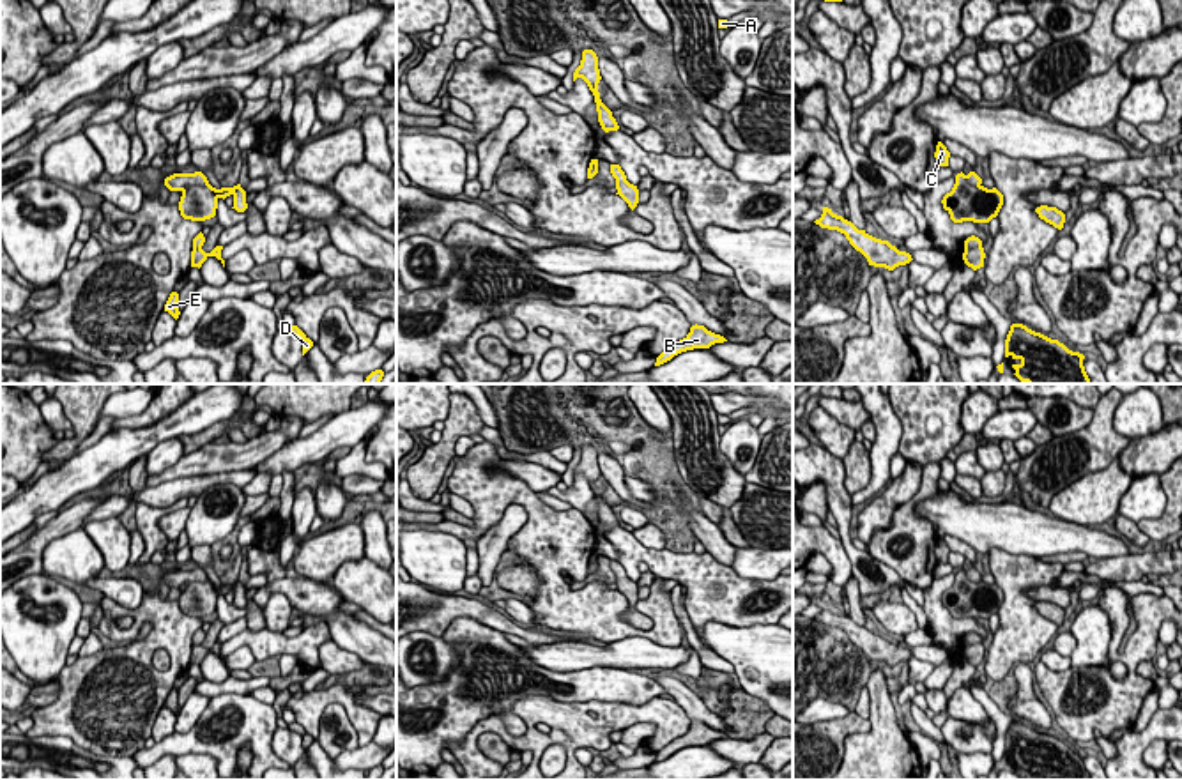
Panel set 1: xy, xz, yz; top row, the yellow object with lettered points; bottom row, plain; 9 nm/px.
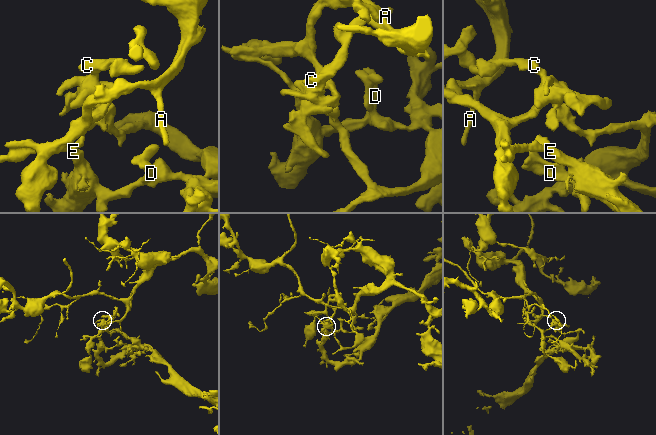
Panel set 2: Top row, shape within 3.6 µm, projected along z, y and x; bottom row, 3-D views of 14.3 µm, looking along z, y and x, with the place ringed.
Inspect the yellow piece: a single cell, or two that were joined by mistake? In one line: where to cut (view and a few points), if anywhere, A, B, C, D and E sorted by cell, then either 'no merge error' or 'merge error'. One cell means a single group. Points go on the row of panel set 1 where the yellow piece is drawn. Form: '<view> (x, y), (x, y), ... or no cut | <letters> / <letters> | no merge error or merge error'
no cut | A B C D E | no merge error

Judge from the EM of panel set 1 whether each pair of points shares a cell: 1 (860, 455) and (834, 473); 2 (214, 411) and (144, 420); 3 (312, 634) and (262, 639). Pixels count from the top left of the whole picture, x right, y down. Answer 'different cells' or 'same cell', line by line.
1: different cells
2: different cells
3: same cell

